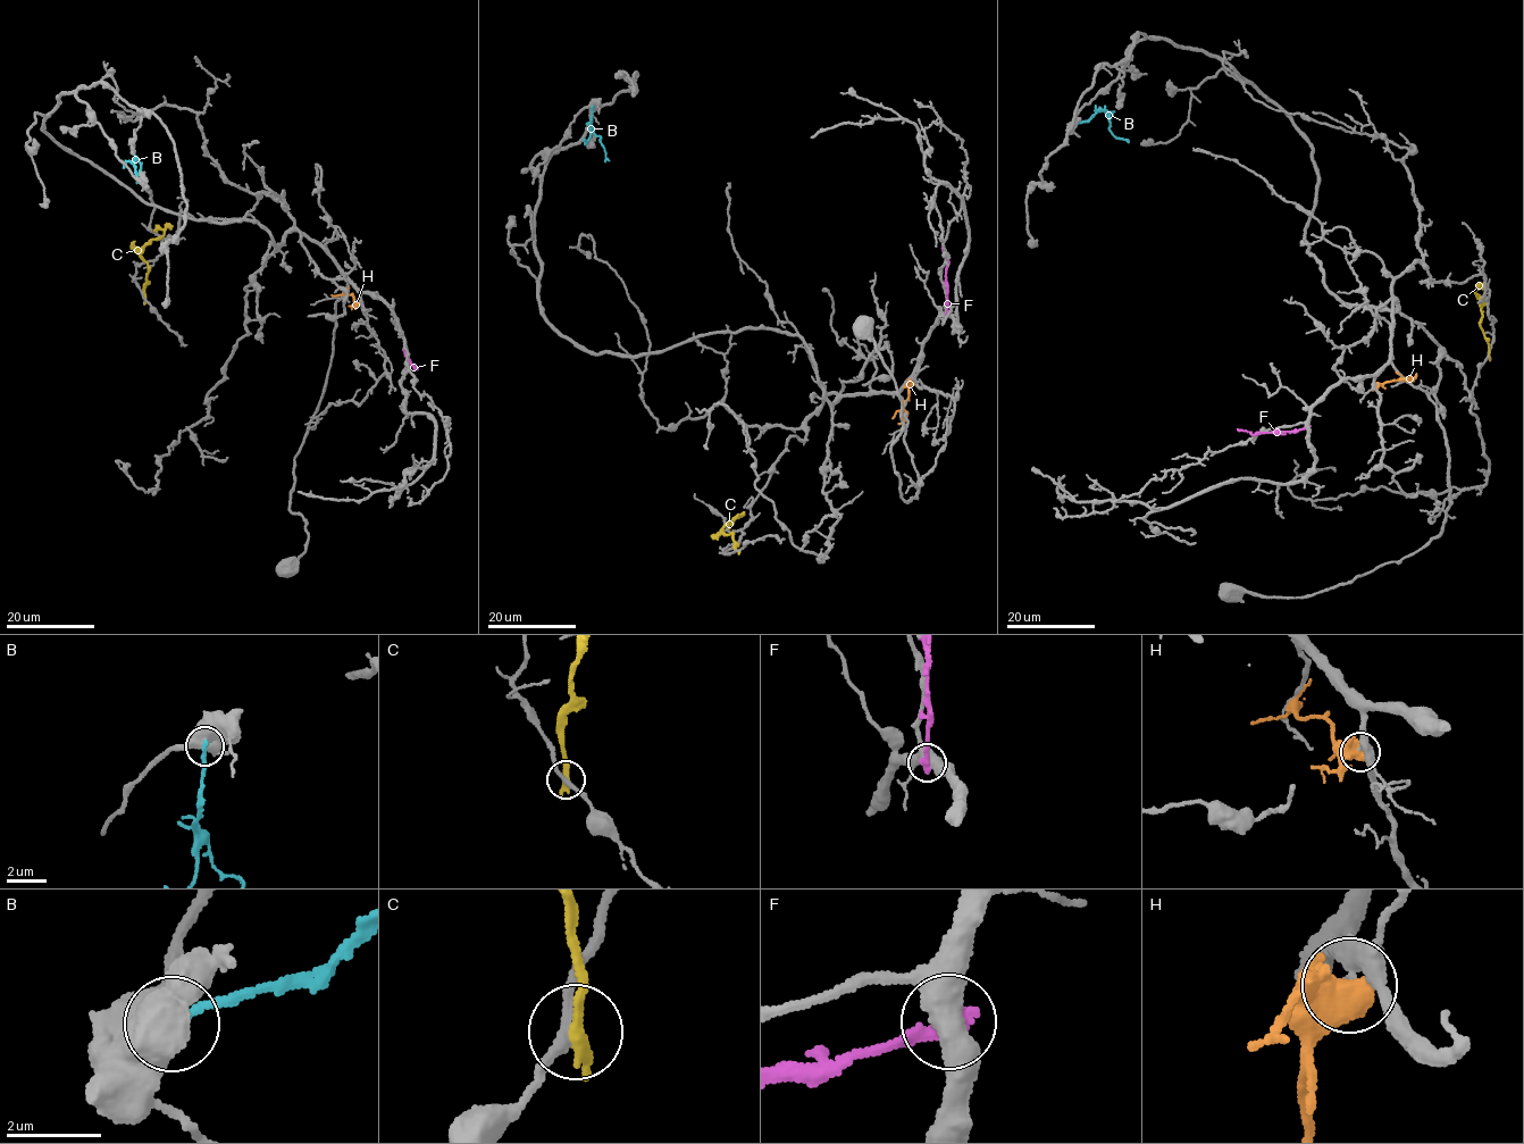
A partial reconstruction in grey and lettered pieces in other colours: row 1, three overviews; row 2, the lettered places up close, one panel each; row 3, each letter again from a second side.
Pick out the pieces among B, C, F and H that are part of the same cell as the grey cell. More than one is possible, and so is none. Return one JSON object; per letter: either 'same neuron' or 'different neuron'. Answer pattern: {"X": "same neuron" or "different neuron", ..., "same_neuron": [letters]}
{"B": "different neuron", "C": "different neuron", "F": "different neuron", "H": "different neuron", "same_neuron": []}

